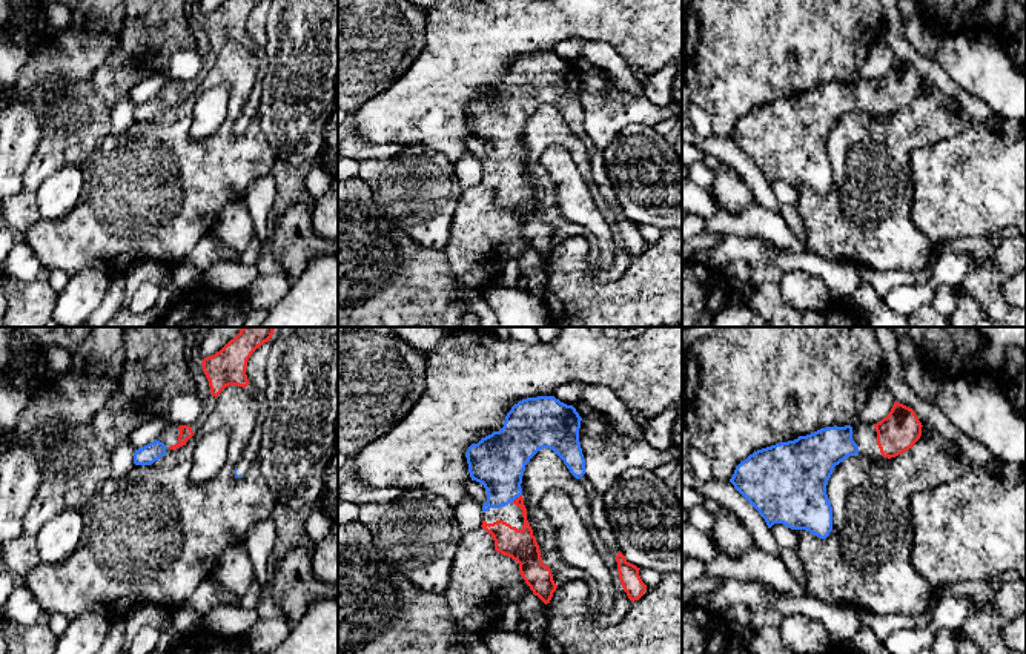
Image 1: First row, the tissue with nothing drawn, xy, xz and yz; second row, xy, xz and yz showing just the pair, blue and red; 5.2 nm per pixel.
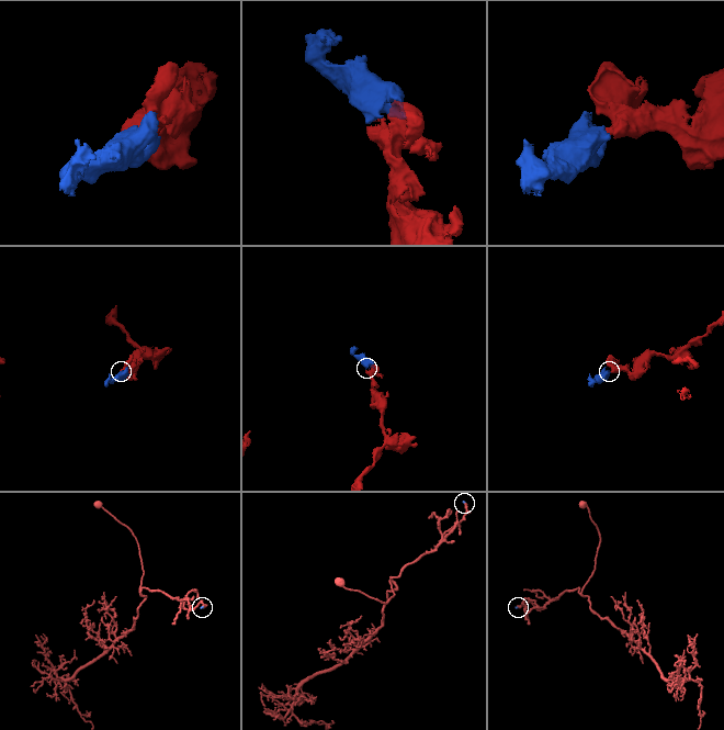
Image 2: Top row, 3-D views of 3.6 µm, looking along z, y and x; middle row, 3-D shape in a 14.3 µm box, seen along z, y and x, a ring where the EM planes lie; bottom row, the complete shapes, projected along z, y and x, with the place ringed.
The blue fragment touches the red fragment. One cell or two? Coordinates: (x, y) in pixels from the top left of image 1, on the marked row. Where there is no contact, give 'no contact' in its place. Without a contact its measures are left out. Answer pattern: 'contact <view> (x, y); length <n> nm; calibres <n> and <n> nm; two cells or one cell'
contact xz (513, 499); length 30 nm; calibres 280 and 170 nm; one cell

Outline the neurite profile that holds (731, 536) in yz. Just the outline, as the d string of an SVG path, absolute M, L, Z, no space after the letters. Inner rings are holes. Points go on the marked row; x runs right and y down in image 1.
M713 504L708 511L714 519L710 537L716 542L723 557L740 560L756 547L748 527L730 510Z

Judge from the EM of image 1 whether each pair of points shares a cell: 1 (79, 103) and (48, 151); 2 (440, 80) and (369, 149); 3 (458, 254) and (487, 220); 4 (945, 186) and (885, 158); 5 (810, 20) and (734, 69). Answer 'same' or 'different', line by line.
1: same
2: different
3: same
4: different
5: same

